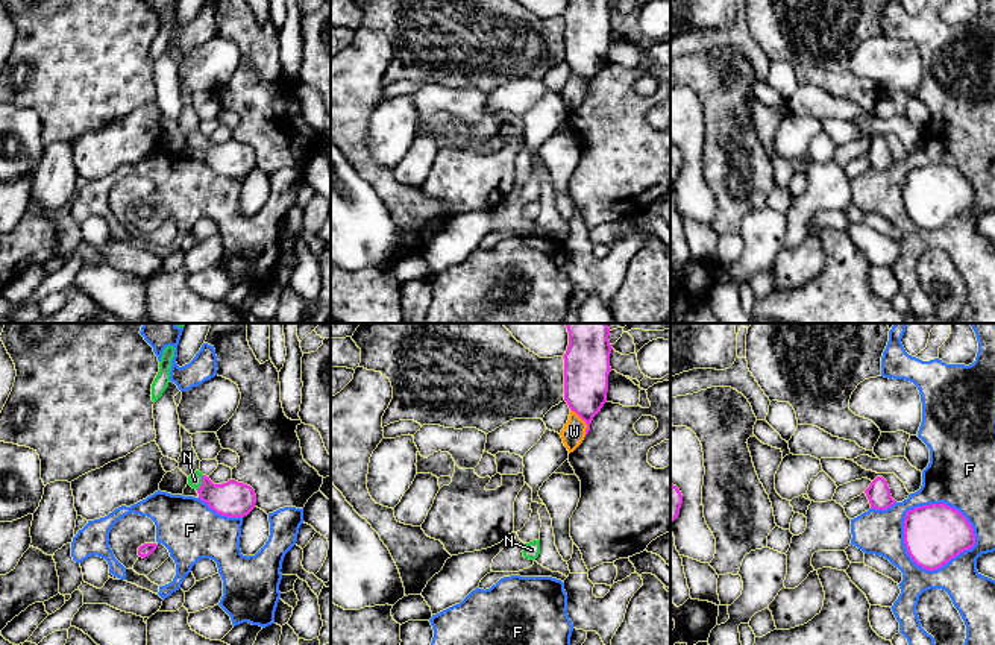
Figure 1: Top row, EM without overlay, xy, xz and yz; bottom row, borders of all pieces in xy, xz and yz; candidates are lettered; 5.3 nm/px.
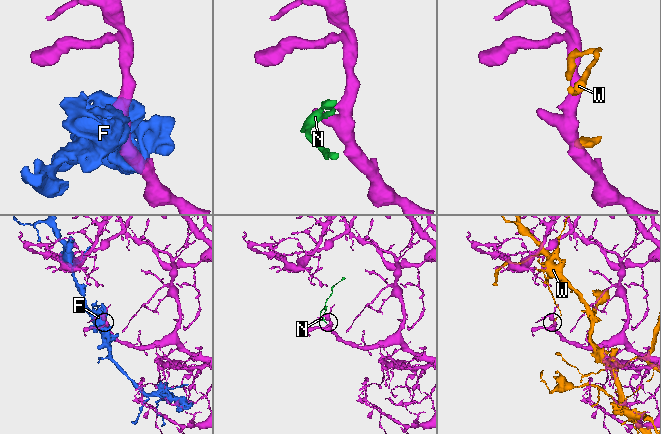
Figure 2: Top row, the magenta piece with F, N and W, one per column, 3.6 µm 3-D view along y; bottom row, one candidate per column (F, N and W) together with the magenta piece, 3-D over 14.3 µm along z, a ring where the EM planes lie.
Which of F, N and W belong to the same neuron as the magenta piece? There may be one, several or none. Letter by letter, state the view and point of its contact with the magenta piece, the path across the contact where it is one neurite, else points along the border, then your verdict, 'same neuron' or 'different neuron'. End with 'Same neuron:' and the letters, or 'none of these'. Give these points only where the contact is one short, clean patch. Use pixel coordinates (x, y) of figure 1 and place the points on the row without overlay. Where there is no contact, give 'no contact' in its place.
F: meets magenta in yz at (948, 166); different neuron
N: meets magenta in xy at (202, 143); runs through xy (234, 160), (214, 155), (202, 143), (194, 140); same neuron
W: meets magenta in xz at (584, 81); different neuron
Same neuron: N

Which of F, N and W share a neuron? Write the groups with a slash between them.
F / N / W

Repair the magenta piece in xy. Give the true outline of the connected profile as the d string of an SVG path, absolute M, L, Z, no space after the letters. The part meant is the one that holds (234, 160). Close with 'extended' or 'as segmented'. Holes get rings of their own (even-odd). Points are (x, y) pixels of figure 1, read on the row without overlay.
M199 131L188 137L188 144L197 150L199 158L215 173L228 178L244 178L256 164L255 150L235 140L214 144L209 137Z; extended

